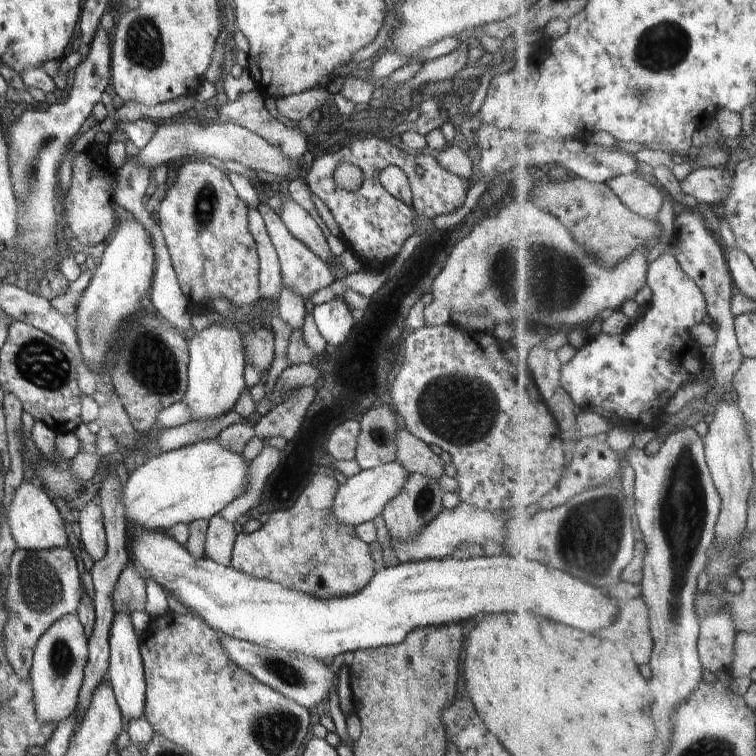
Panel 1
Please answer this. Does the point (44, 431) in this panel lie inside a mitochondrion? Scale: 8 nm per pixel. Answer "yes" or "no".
no

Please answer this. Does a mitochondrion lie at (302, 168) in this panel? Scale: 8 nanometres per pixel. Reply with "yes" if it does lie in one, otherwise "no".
no

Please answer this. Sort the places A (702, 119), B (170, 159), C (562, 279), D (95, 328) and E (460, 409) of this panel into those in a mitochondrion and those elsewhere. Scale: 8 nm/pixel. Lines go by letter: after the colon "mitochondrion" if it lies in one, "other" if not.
A: other
B: other
C: mitochondrion
D: mitochondrion
E: mitochondrion

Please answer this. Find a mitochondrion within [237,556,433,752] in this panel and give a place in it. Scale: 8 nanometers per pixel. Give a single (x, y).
(288, 674)

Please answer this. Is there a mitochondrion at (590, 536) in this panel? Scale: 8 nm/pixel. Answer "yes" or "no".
yes

